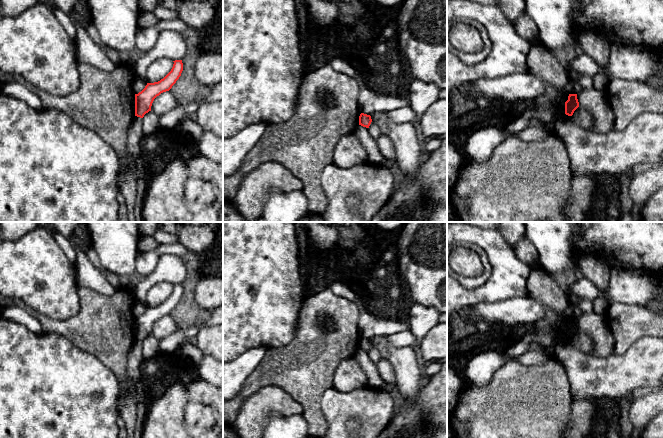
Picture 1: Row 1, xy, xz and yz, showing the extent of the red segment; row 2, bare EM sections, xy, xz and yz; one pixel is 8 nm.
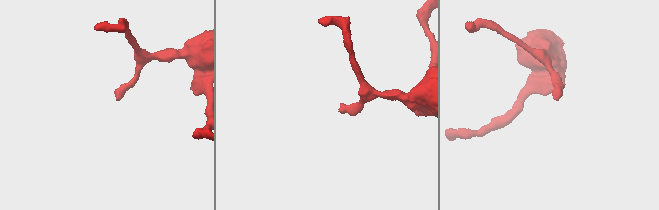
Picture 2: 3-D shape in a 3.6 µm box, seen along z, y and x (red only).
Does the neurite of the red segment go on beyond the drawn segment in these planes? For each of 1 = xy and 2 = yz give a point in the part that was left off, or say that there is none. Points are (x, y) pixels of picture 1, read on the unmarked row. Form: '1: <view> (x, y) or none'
1: none
2: none

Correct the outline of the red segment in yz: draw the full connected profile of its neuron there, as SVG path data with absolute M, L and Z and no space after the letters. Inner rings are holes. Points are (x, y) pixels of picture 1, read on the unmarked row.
M569 318L568 324L565 326L565 338L572 340L574 335L579 331L577 318Z

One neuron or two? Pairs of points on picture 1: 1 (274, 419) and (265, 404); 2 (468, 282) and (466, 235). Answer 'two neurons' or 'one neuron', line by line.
1: two neurons
2: two neurons

